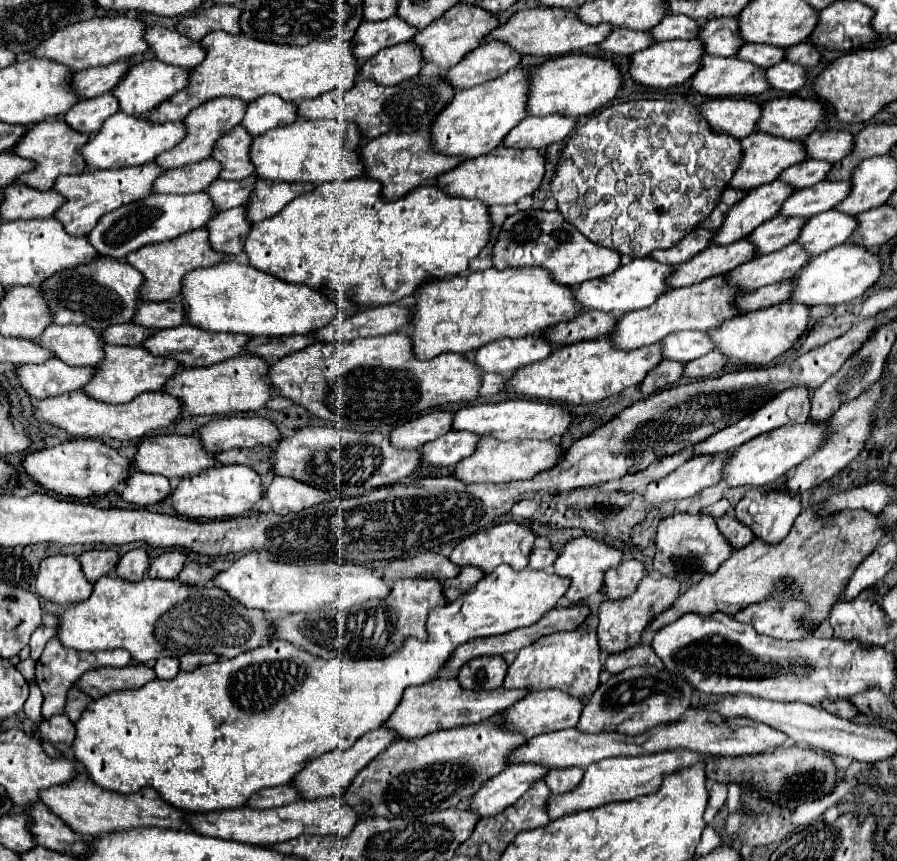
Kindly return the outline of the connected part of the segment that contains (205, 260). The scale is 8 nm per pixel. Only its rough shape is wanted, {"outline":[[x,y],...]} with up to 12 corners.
{"outline":[[207,230],[147,244],[125,260],[141,270],[139,298],[179,294],[181,278],[225,256]]}

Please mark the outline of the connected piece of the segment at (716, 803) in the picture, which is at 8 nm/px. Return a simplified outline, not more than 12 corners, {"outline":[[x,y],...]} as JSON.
{"outline":[[711,782],[709,806],[721,808],[727,800],[727,784]]}

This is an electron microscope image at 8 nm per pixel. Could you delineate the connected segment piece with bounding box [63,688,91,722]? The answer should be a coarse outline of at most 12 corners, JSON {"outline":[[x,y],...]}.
{"outline":[[77,688],[69,690],[65,716],[77,720],[91,702]]}

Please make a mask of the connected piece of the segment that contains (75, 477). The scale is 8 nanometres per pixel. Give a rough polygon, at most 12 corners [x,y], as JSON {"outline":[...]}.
{"outline":[[99,440],[27,454],[25,474],[63,498],[113,490],[131,460]]}

